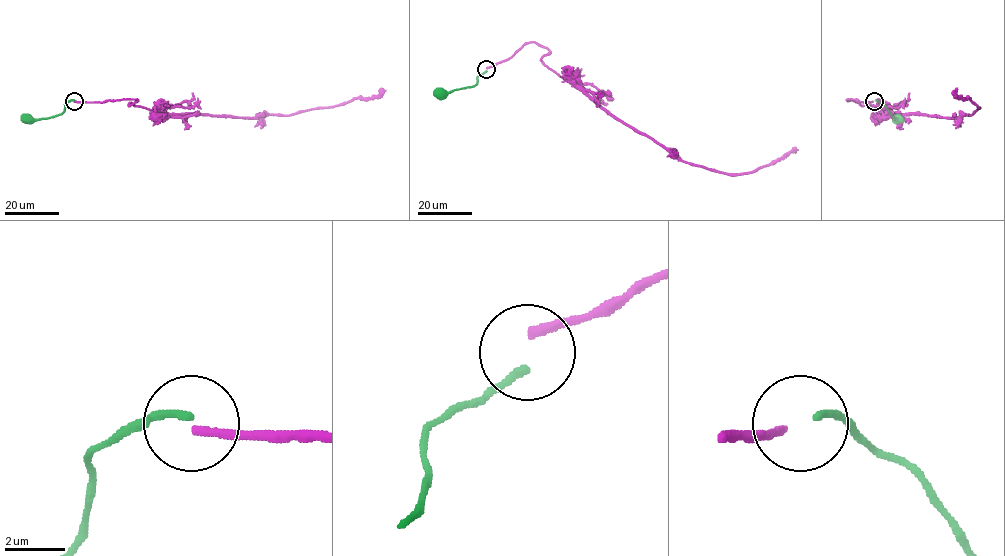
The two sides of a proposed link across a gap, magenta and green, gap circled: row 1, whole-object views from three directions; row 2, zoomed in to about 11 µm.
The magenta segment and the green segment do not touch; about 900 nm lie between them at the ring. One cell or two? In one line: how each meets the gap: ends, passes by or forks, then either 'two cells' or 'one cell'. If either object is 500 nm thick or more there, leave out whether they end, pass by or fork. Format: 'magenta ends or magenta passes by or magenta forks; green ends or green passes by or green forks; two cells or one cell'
magenta ends; green ends; one cell

